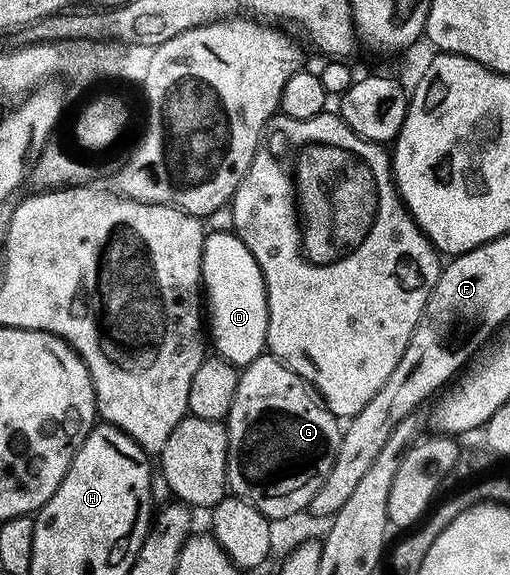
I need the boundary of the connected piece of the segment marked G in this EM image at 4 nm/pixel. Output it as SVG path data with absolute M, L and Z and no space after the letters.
M262 352L252 364L240 371L227 429L227 480L232 497L242 498L247 504L259 508L265 518L272 519L309 509L312 498L323 488L323 482L335 464L343 426L319 401L308 382L304 382L290 366L284 366L272 354Z

